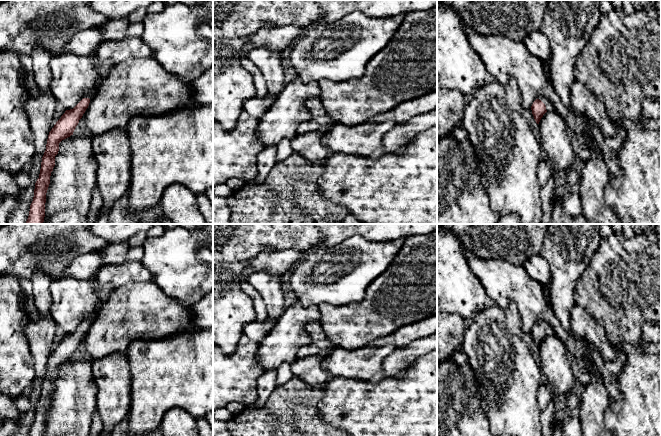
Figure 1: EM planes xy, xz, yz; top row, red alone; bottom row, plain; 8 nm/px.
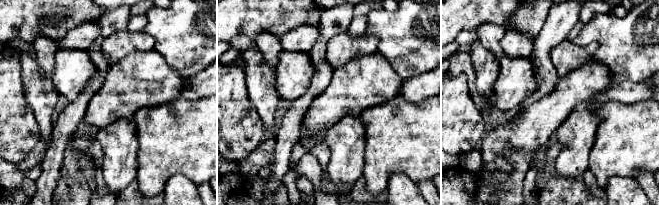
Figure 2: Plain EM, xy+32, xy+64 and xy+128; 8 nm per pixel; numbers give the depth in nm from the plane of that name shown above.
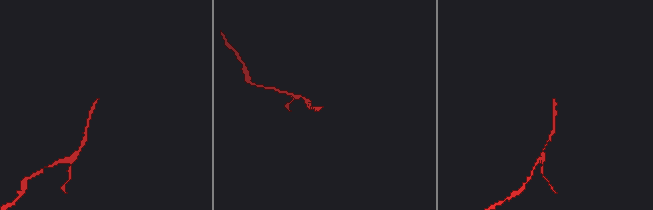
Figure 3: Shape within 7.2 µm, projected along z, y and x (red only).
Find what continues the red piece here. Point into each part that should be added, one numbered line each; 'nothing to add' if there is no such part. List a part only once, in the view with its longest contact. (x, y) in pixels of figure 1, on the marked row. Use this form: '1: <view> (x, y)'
1: yz (549, 107)

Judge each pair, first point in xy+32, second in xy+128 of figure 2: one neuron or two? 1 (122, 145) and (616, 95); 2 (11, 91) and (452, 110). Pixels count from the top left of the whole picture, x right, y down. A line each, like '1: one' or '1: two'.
1: one
2: one

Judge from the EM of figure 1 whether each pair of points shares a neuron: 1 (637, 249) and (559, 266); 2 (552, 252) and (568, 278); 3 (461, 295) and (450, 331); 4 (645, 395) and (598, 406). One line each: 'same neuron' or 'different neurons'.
1: different neurons
2: same neuron
3: different neurons
4: different neurons

